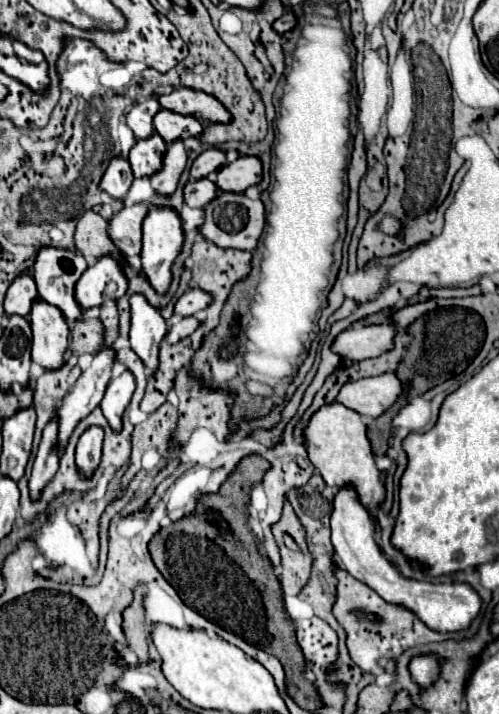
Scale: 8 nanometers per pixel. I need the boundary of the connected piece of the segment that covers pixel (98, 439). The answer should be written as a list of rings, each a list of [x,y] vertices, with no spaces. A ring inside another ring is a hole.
[[[98,425],[88,427],[76,445],[76,465],[84,475],[90,475],[102,457],[102,439],[104,439],[104,431]]]

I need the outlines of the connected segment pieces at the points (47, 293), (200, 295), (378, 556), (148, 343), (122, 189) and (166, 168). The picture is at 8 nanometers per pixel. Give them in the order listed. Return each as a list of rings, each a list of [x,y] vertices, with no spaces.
[[[42,245],[36,253],[36,263],[34,263],[34,281],[38,287],[38,293],[44,301],[50,305],[56,305],[66,319],[78,319],[82,315],[82,309],[76,305],[74,299],[74,285],[80,279],[80,275],[86,271],[86,261],[80,253],[70,251],[70,249],[58,249],[52,245]]]
[[[188,289],[176,303],[174,303],[174,315],[182,315],[182,317],[190,317],[196,311],[202,311],[208,307],[208,301],[212,301],[212,297],[208,297],[208,293],[204,293],[202,289]]]
[[[342,485],[332,501],[330,513],[330,527],[332,527],[332,545],[336,555],[342,561],[342,567],[352,573],[356,579],[370,585],[382,599],[400,603],[412,609],[430,629],[436,631],[460,631],[470,625],[470,621],[480,611],[480,597],[472,591],[470,585],[460,583],[426,583],[402,577],[390,561],[380,553],[378,545],[372,539],[372,521],[368,509],[360,503],[360,495],[352,485]]]
[[[142,293],[130,295],[130,315],[130,347],[138,353],[144,365],[154,371],[158,365],[158,345],[164,339],[168,325]]]
[[[112,157],[108,169],[100,179],[100,189],[114,199],[124,199],[132,185],[132,169],[124,157]]]
[[[176,139],[176,141],[168,143],[168,149],[162,157],[162,167],[150,177],[152,187],[158,193],[170,195],[176,189],[184,167],[186,167],[186,151],[182,147],[182,141]]]

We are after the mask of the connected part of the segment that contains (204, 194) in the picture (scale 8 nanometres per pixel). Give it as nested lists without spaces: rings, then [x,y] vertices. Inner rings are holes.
[[[208,179],[188,181],[184,185],[184,203],[188,207],[204,207],[212,197],[216,197],[216,185]]]

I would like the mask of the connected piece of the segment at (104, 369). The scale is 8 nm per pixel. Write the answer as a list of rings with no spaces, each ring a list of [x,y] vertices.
[[[114,347],[102,349],[100,353],[94,355],[92,365],[80,375],[74,391],[62,399],[62,405],[58,407],[60,451],[64,449],[76,423],[84,419],[102,401],[104,389],[112,377],[114,365],[116,365],[116,349]]]

